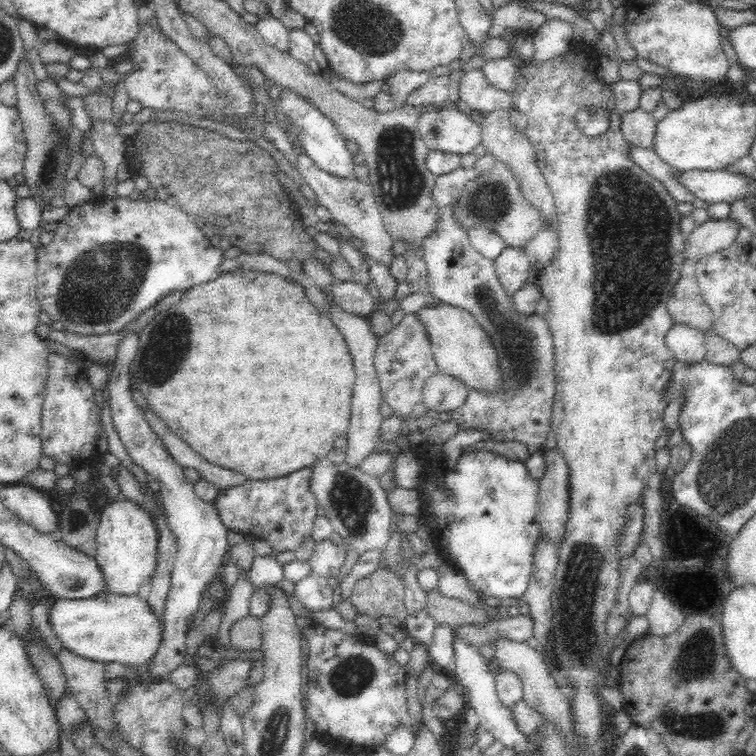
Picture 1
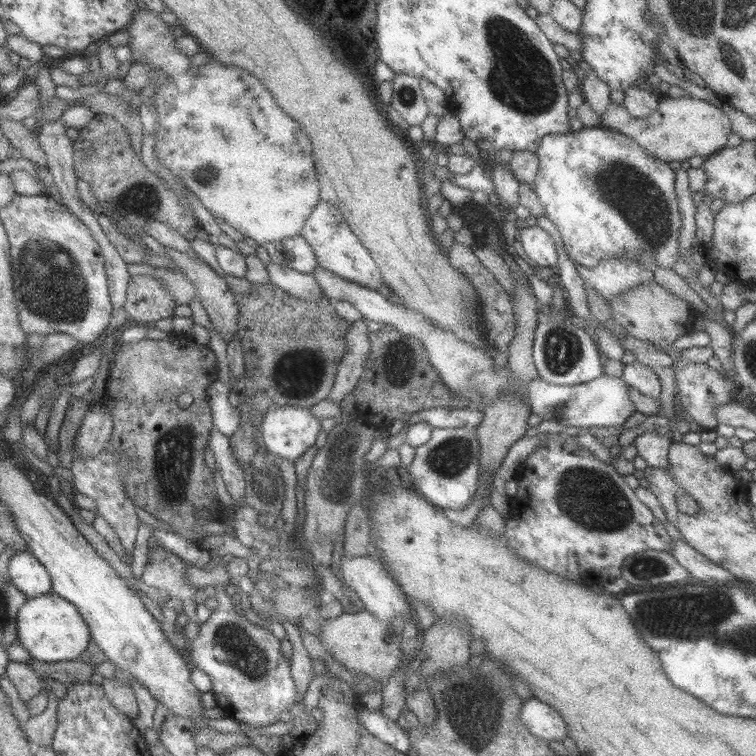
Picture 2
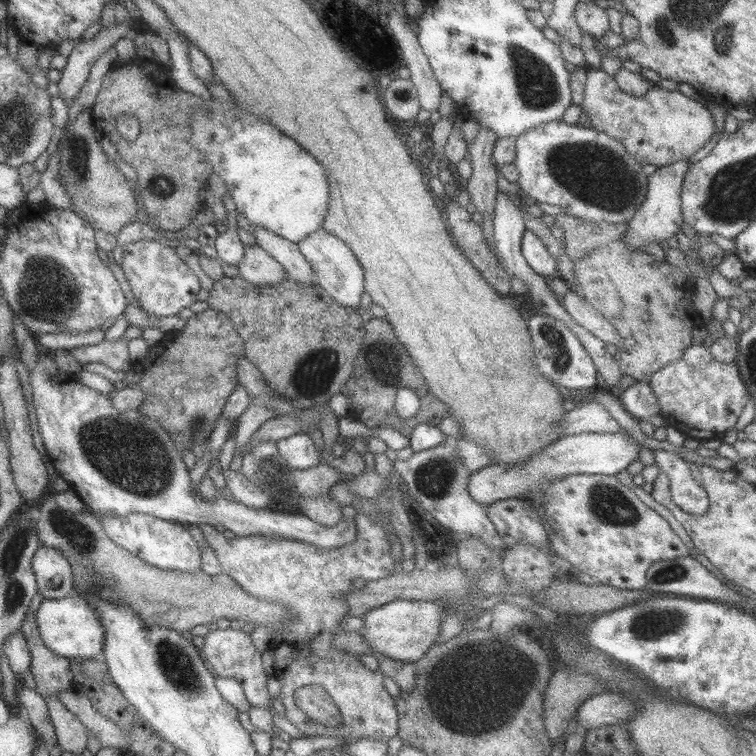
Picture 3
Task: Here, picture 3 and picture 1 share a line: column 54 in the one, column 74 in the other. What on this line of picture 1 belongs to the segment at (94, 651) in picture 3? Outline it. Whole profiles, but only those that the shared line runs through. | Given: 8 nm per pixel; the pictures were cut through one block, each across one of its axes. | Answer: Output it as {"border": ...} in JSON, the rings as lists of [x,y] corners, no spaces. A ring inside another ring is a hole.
{"border":[[[100,592],[90,598],[49,599],[48,624],[65,649],[102,662],[110,667],[140,667],[150,663],[160,646],[163,623],[150,611],[148,603],[138,595],[118,595]]]}

